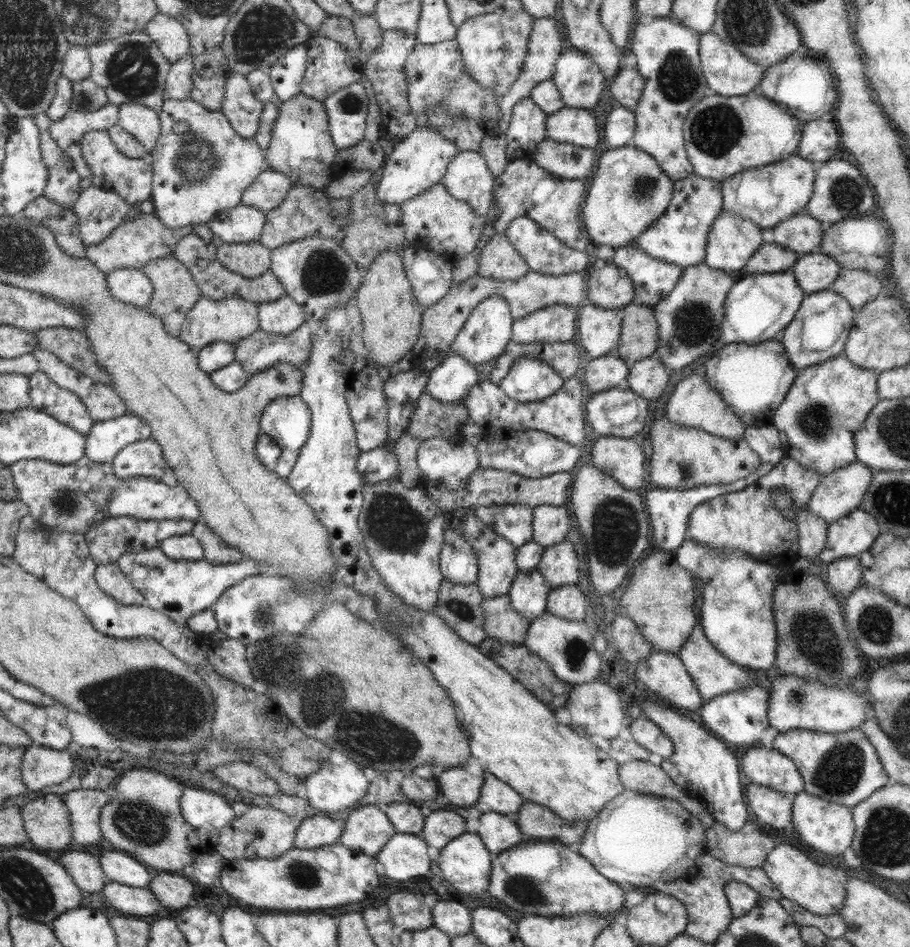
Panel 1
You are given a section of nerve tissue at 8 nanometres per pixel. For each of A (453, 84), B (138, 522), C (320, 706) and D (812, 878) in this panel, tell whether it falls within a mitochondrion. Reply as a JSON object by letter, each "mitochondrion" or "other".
{"A":"mitochondrion","B":"other","C":"mitochondrion","D":"other"}

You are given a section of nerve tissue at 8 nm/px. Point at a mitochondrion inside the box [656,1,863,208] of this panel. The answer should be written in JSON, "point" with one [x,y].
{"point":[716,129]}

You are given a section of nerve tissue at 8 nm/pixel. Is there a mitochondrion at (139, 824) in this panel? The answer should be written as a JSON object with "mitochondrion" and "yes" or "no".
{"mitochondrion":"yes"}

